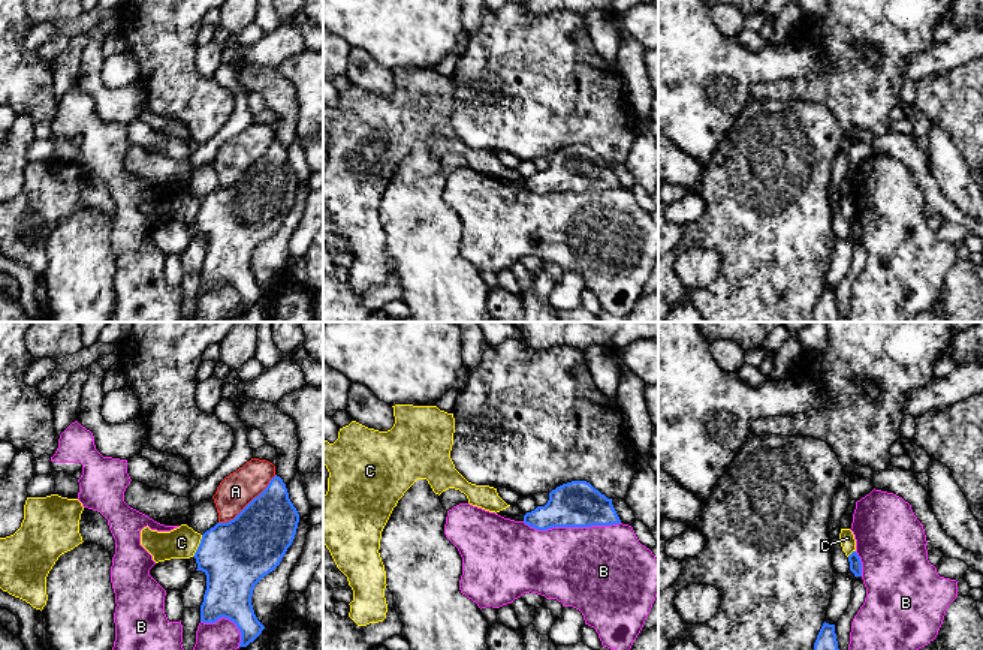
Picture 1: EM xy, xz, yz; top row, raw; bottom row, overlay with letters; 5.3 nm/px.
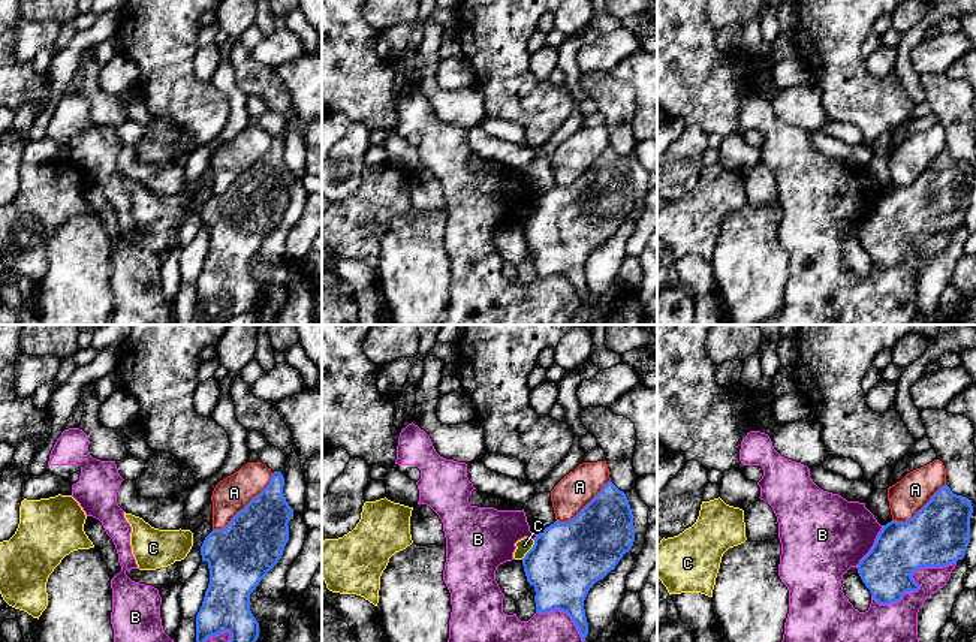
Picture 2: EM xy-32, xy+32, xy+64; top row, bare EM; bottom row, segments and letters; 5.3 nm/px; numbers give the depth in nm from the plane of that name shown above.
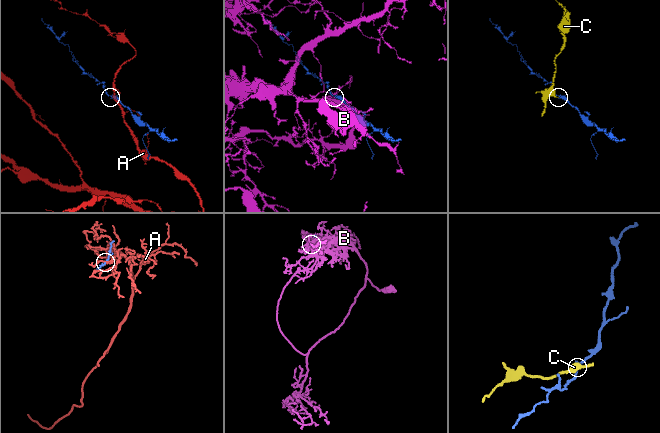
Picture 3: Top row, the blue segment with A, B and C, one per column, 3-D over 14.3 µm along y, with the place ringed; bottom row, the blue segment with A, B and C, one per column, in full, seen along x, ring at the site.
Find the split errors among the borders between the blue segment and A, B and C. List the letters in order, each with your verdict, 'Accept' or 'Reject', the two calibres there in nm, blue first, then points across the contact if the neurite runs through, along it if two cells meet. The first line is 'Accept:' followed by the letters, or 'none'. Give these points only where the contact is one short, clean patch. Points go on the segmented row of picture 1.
Accept: none
A: Reject. Thickness 360 nm (blue) against 190 nm
B: Reject. Thickness 240 nm (blue) against 440 nm
C: Reject. Thickness 380 nm (blue) against 170 nm. Boundary: xy (202, 535), (192, 556)

